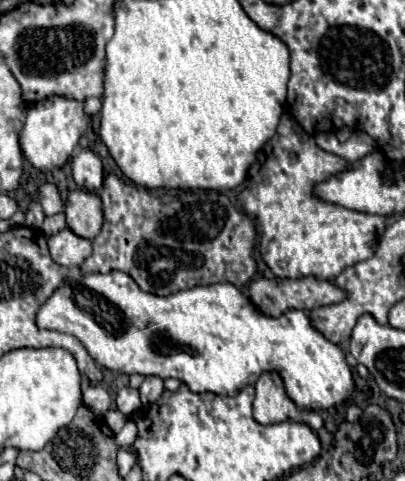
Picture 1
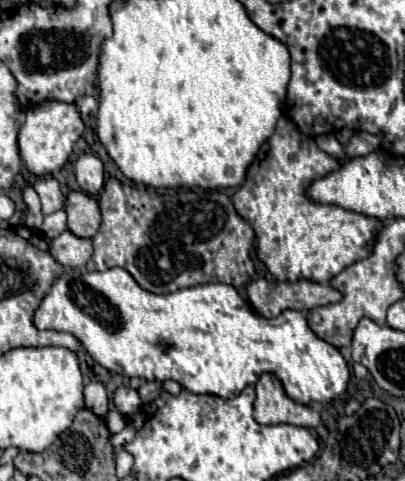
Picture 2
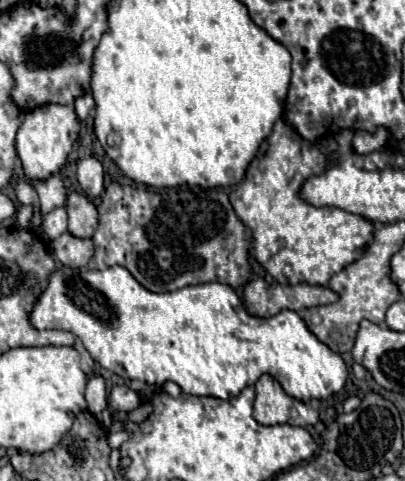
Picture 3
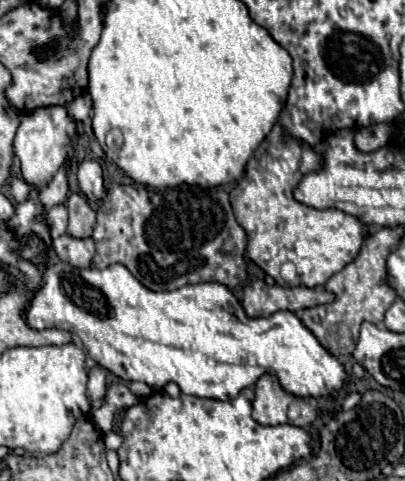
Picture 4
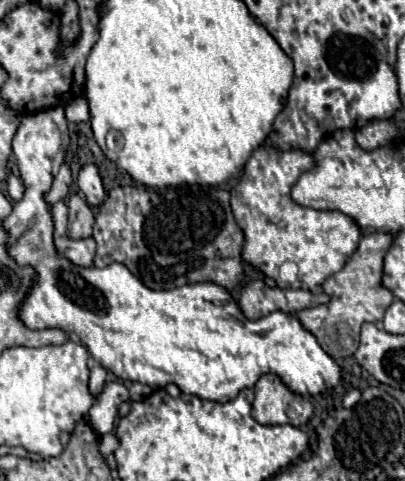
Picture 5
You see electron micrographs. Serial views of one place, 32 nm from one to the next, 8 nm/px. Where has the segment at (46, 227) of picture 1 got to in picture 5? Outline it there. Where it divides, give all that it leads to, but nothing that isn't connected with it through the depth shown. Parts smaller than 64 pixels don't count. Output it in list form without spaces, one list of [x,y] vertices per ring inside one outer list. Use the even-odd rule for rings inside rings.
[[[58,202],[52,206],[52,222],[54,222],[54,238],[66,234],[68,224],[68,208],[64,202]]]

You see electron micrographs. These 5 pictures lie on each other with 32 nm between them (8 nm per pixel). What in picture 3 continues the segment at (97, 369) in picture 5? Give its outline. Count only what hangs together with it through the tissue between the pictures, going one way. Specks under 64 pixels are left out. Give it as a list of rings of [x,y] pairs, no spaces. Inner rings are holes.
[[[92,376],[88,380],[86,402],[88,402],[88,410],[92,414],[100,414],[100,412],[104,412],[104,408],[108,408],[108,396],[106,396],[106,386],[104,386],[102,376]]]

